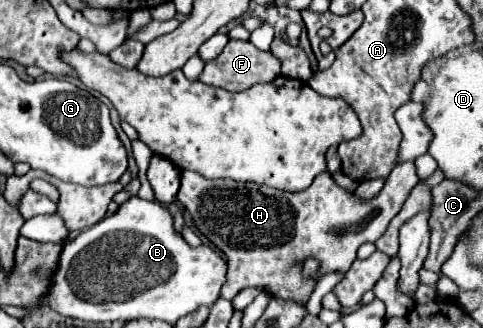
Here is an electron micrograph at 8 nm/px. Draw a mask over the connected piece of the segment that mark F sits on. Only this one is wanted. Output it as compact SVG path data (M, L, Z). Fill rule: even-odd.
M229 39L227 47L223 49L223 53L205 65L199 81L205 85L213 85L213 87L221 87L225 91L243 91L255 83L271 83L277 75L279 75L281 63L273 53L265 53L259 51L253 43L249 41L237 41L237 39Z

